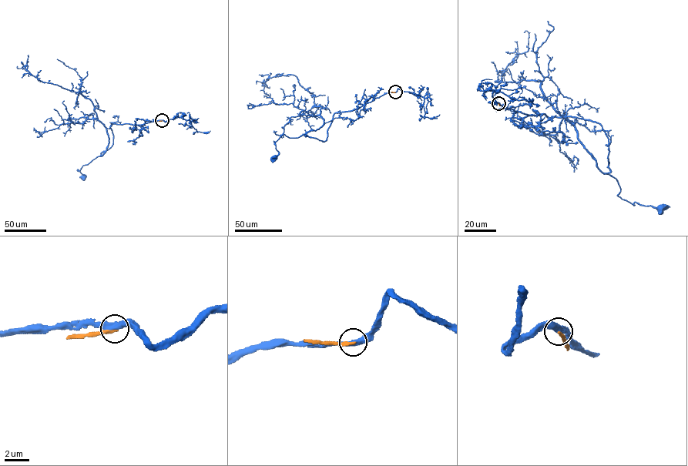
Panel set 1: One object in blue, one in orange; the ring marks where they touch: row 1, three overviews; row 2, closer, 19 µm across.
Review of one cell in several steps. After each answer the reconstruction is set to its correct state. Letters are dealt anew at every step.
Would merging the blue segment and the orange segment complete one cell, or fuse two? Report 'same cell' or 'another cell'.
another cell

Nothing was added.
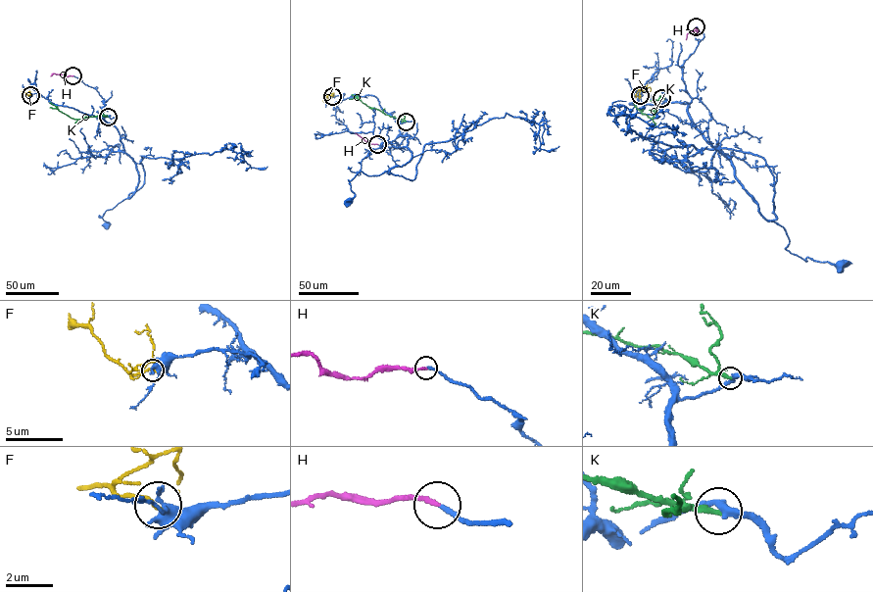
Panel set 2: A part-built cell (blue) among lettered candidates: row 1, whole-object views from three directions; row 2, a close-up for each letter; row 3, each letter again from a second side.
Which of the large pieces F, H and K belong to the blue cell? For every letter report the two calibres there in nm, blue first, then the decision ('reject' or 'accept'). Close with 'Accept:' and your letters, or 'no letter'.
F: 340 nm thick on the blue side, 170 nm on the other; reject
H: 170 nm thick on the blue side, 190 nm on the other; accept
K: 320 nm thick on the blue side, 220 nm on the other; reject
Accept: H

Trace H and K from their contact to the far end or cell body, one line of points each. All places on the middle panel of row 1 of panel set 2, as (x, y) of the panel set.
H: (377, 144), (369, 144), (355, 132)
K: (406, 122), (367, 106), (352, 94)

